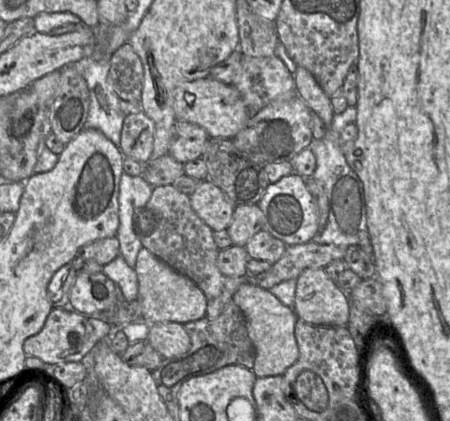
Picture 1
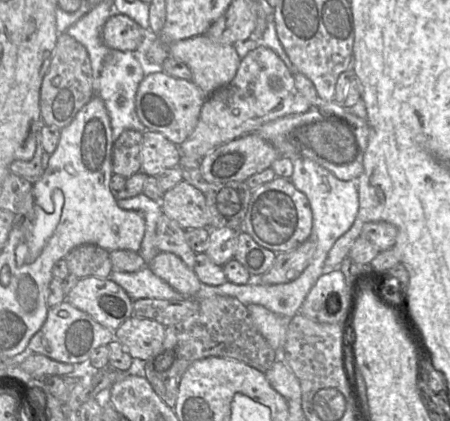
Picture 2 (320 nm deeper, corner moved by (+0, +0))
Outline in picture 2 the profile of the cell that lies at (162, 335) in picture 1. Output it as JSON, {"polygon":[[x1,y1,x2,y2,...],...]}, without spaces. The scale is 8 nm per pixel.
{"polygon":[[131,316,115,331,118,340,138,363,145,362,156,354,165,339,166,327,147,318]]}

